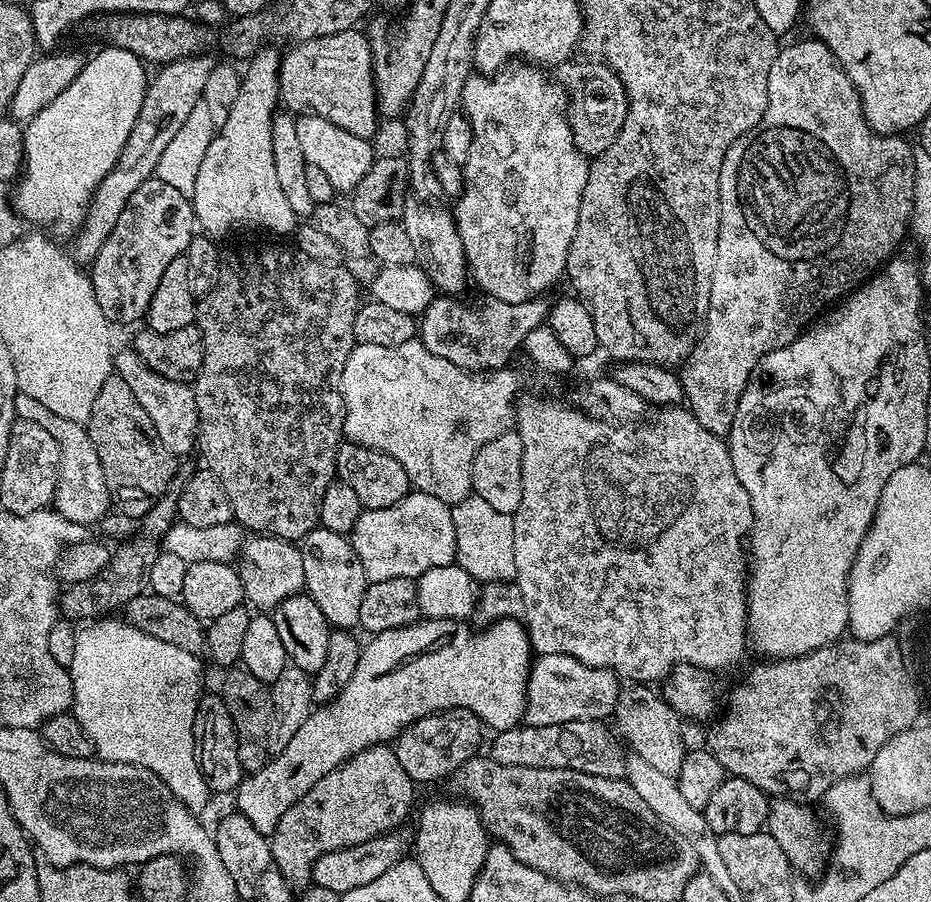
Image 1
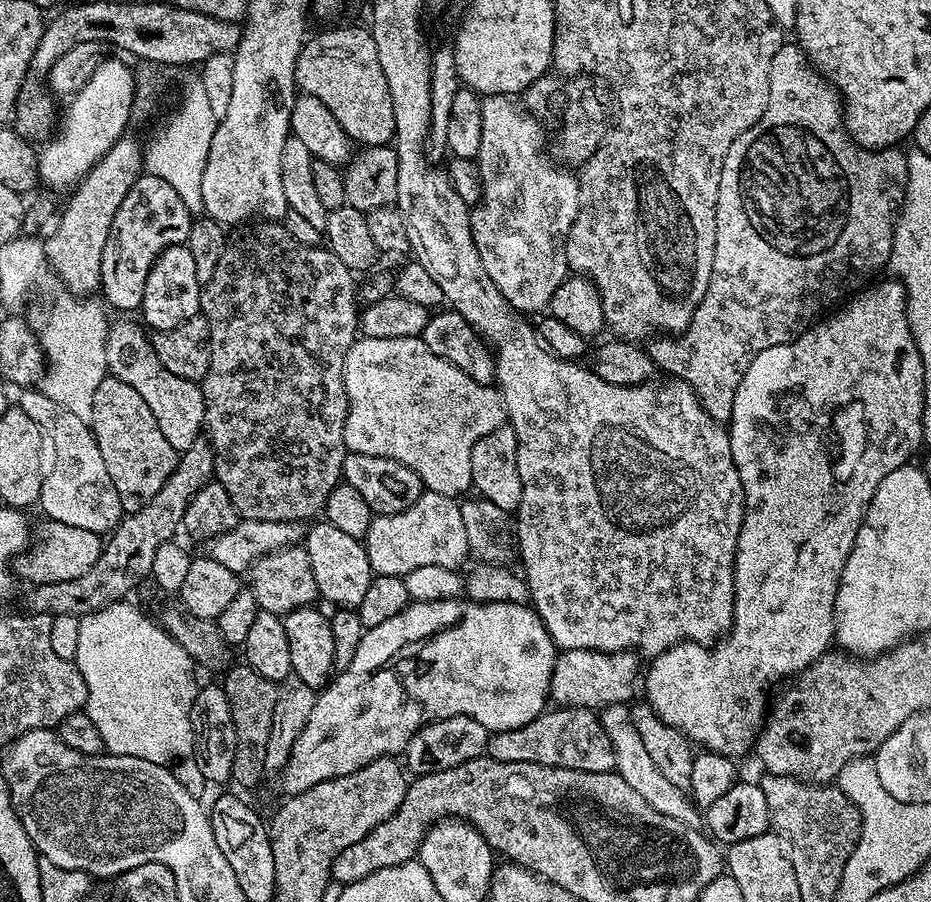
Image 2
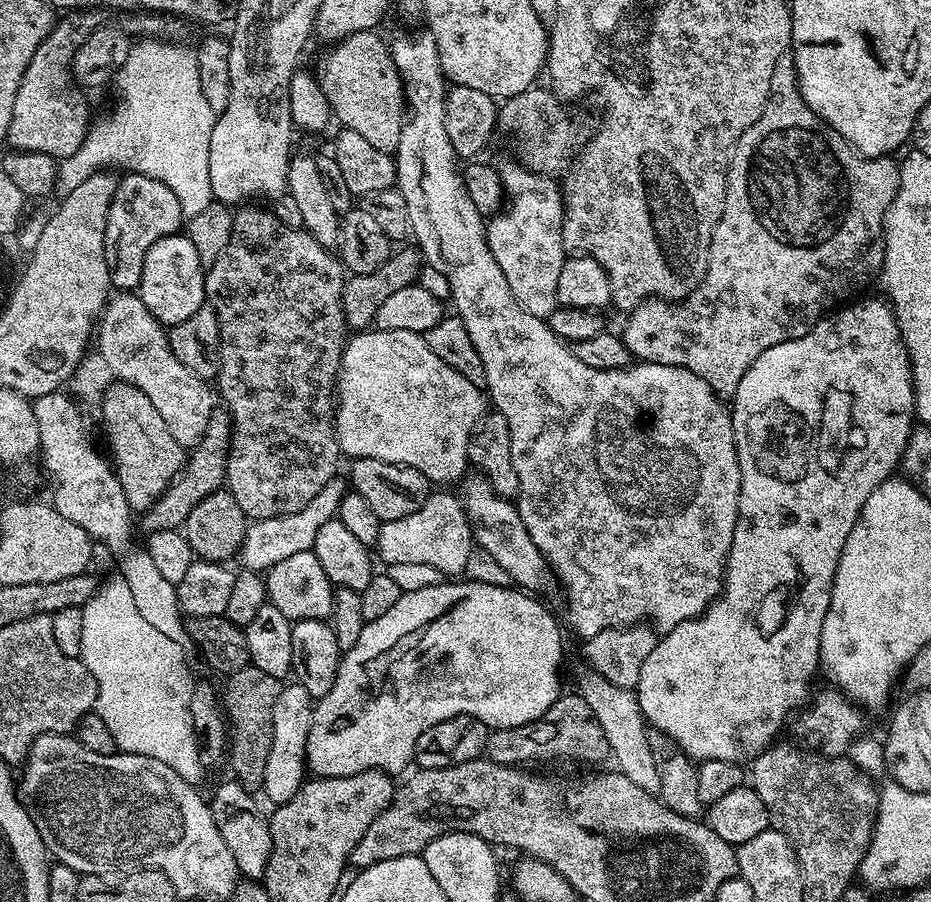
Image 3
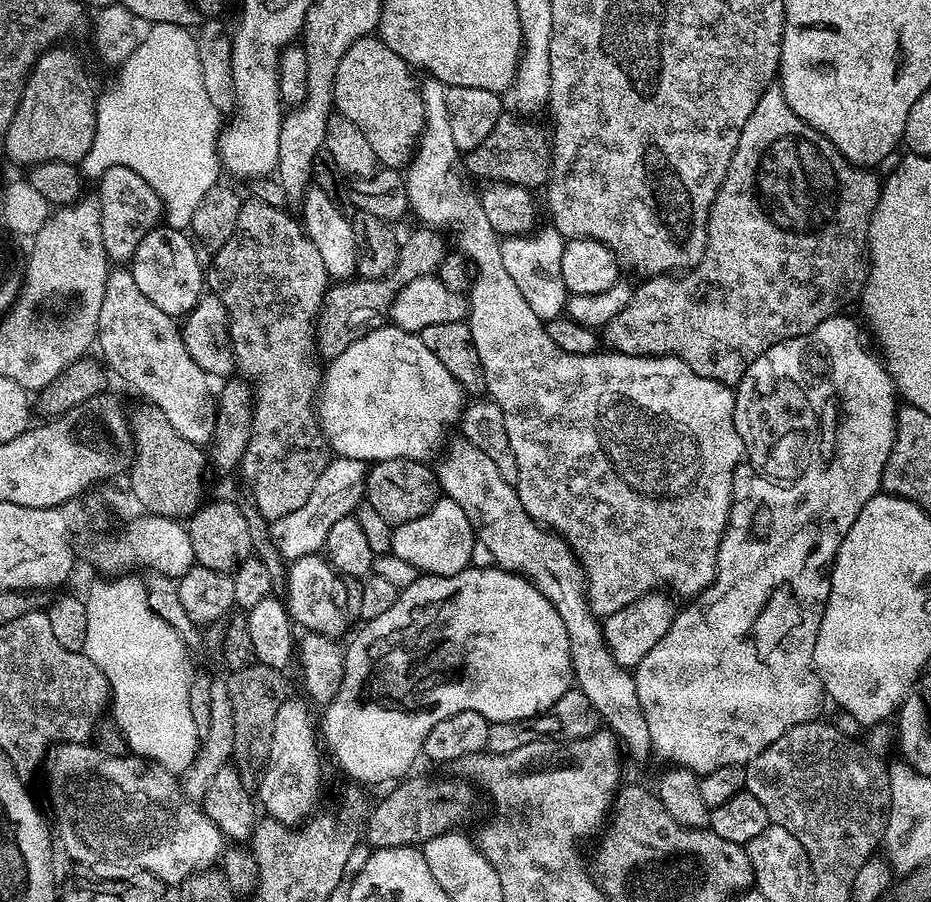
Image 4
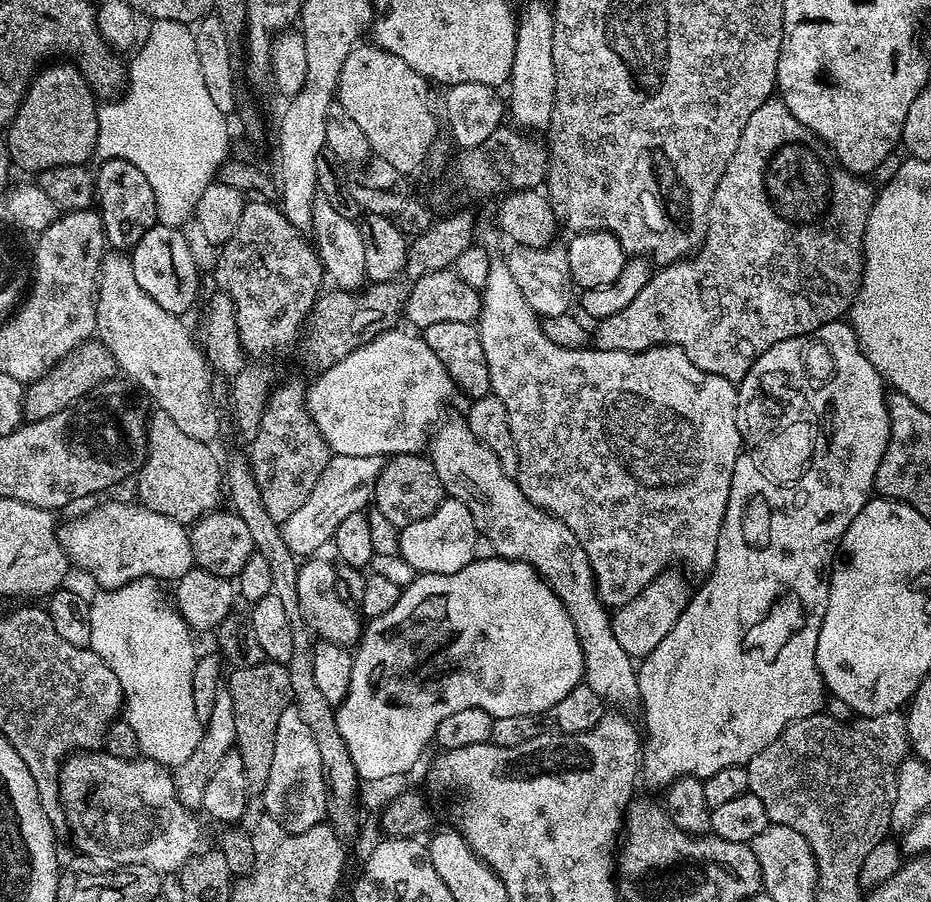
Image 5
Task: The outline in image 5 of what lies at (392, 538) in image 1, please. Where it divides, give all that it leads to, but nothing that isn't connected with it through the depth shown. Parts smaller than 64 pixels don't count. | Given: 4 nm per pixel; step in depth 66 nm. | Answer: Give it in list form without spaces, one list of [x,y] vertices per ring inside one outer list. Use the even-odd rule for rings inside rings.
[[[445,498],[430,514],[430,518],[422,518],[418,522],[410,522],[410,526],[399,529],[399,556],[418,574],[454,574],[462,570],[476,559],[474,542],[476,527],[474,518],[470,518],[470,510],[462,502]]]

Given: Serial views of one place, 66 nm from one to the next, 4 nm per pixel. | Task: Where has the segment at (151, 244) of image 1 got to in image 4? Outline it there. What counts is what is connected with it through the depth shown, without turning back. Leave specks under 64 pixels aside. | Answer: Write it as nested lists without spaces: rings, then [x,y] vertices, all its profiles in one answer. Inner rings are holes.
[[[126,166],[107,168],[100,175],[98,187],[102,214],[102,242],[106,246],[106,254],[113,265],[127,265],[138,250],[142,238],[146,238],[149,230],[161,223],[166,212],[164,203],[161,202],[160,195],[152,189],[150,182],[142,178],[142,174],[134,174],[134,170]]]

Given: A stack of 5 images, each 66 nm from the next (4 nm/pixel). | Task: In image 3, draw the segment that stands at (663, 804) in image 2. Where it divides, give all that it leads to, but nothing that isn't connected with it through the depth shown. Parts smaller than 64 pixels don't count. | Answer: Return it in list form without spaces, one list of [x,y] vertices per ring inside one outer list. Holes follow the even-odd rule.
[[[594,671],[585,672],[585,676],[580,680],[578,692],[590,706],[594,718],[598,718],[598,726],[602,726],[602,734],[606,734],[611,759],[613,761],[616,759],[615,767],[622,774],[626,774],[630,782],[642,786],[642,790],[653,794],[659,793],[658,766],[654,766],[654,754],[650,754],[648,741],[650,728],[638,706],[635,691],[614,686]]]

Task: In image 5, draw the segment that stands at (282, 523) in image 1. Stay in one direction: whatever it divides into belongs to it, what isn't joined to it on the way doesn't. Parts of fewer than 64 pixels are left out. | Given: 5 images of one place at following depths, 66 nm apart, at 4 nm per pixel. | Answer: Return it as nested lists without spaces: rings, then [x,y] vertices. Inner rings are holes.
[[[252,198],[245,203],[242,214],[238,218],[238,230],[234,230],[234,238],[227,240],[219,249],[214,269],[214,277],[215,276],[216,284],[220,287],[217,289],[219,289],[223,295],[229,296],[232,300],[232,305],[236,311],[236,321],[238,322],[240,345],[244,347],[245,352],[249,350],[249,348],[252,348],[252,351],[270,350],[270,347],[274,345],[287,343],[287,340],[291,340],[291,336],[297,334],[296,328],[305,327],[307,325],[308,317],[316,304],[316,299],[322,292],[320,283],[325,283],[326,280],[324,267],[320,264],[320,256],[316,253],[315,247],[310,243],[309,237],[305,235],[305,233],[300,232],[291,222],[289,222],[283,207],[277,206],[273,201],[261,198]],[[287,379],[271,389],[257,434],[250,440],[252,453],[246,456],[252,466],[254,482],[261,491],[263,505],[272,519],[282,522],[295,514],[310,498],[322,470],[330,459],[328,443],[308,412],[306,384],[303,379]]]

